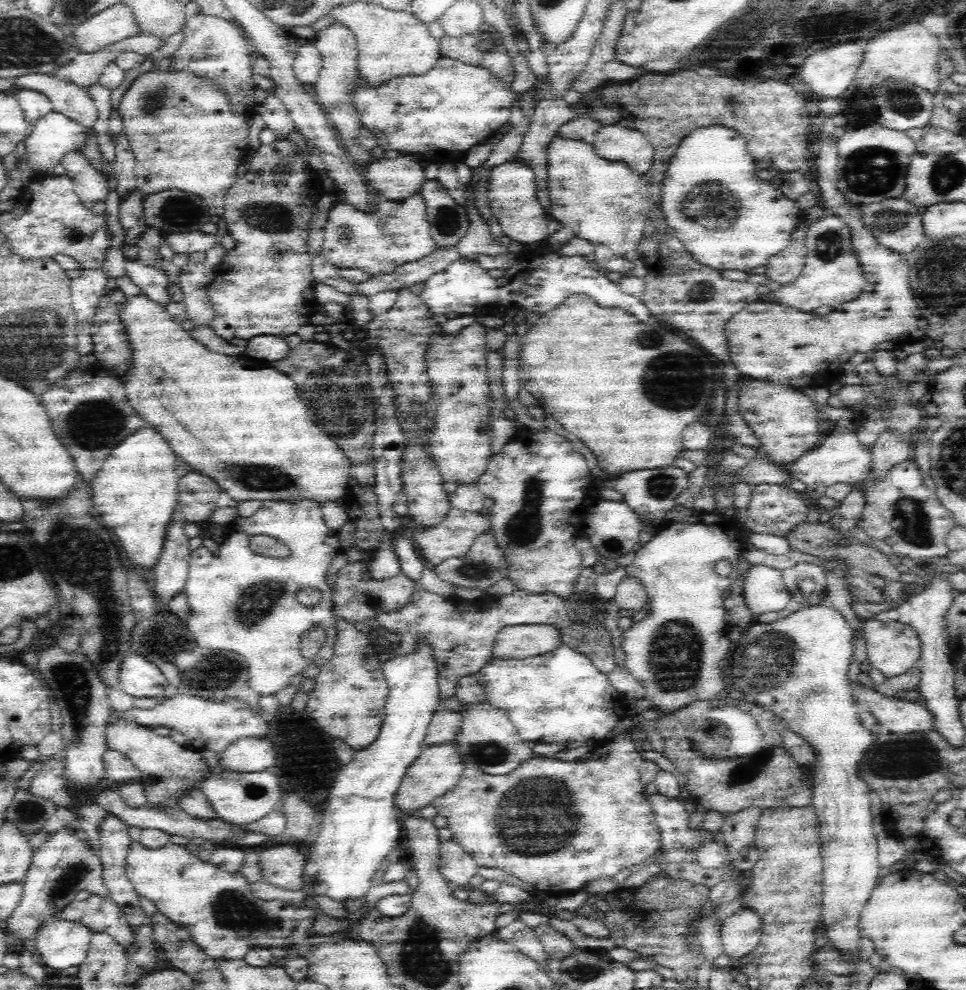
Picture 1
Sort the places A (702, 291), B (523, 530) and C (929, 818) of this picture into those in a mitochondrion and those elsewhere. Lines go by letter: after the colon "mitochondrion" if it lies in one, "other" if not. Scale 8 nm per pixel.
A: mitochondrion
B: mitochondrion
C: other

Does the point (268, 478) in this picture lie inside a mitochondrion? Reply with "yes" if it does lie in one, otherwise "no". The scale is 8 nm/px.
yes

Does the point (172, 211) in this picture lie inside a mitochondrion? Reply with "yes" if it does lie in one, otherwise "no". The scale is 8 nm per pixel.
yes

